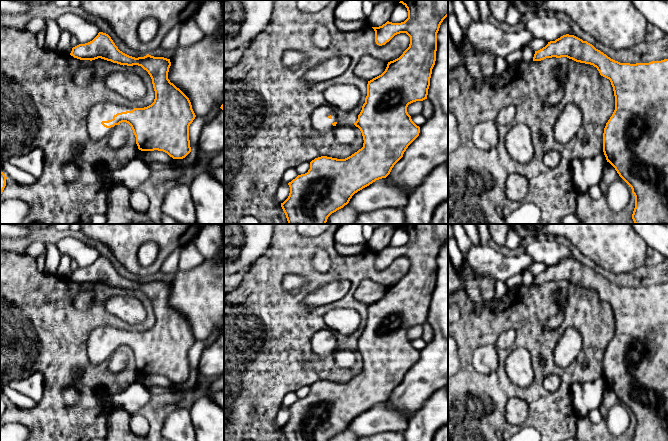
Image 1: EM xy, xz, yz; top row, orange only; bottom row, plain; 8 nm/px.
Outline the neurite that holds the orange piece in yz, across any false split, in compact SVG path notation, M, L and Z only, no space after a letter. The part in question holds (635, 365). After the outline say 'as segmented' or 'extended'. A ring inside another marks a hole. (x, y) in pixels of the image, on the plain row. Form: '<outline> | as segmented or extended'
M563 259L535 275L533 285L567 281L593 289L609 303L615 320L615 334L603 357L607 386L629 409L635 420L632 441L668 441L668 283L649 287L620 287L587 265Z | as segmented

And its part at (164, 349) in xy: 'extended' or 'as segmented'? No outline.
extended

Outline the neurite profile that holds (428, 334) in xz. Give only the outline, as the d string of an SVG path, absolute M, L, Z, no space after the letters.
M428 323L423 324L422 338L428 343L433 340L433 337L434 337L434 332L432 327Z

